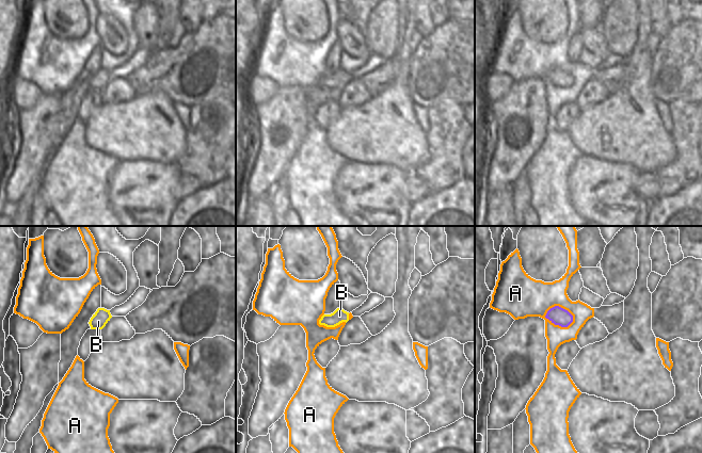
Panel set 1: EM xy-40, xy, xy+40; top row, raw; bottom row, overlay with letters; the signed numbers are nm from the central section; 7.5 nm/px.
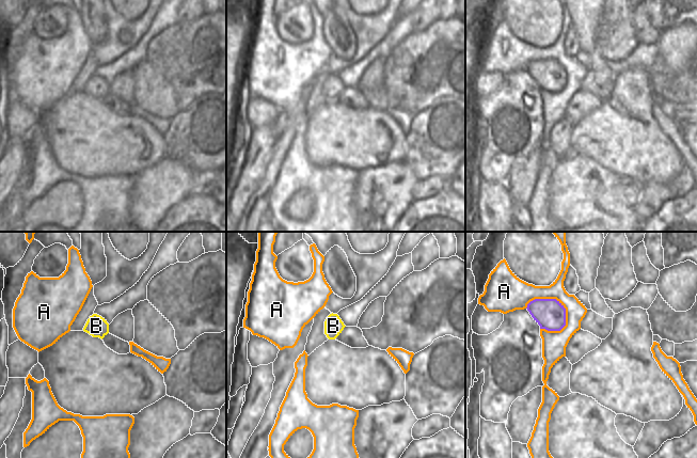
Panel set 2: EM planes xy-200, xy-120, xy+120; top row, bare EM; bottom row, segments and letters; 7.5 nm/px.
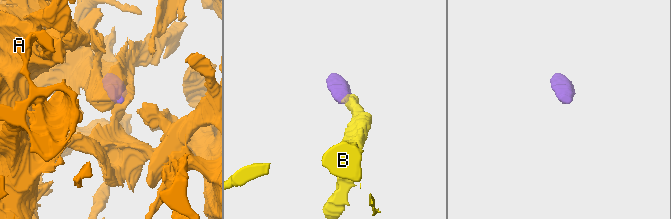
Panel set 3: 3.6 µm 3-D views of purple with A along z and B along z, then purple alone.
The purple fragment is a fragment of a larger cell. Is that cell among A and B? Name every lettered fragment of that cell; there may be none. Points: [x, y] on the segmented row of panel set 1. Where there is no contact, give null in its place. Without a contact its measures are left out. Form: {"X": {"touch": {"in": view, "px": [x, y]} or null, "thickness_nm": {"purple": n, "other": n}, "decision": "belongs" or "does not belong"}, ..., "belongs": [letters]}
{"A": {"touch": {"in": "xy+40", "px": [559, 325]}, "thickness_nm": {"purple": 140, "other": 220}, "decision": "does not belong"}, "B": {"touch": null, "decision": "belongs"}, "belongs": ["B"]}

